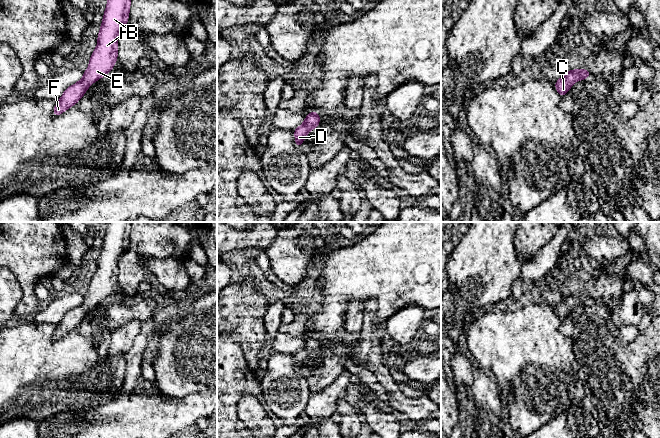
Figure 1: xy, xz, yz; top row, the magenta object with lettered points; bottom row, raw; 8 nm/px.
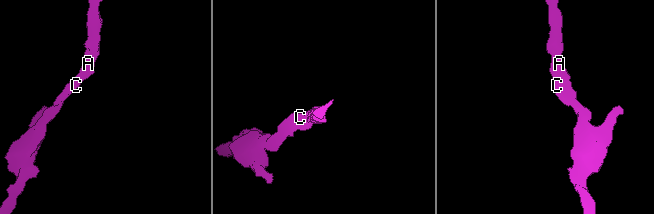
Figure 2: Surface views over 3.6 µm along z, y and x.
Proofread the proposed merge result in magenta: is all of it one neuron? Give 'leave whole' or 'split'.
leave whole

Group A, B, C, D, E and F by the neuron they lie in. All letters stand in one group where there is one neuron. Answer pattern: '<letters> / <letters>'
A B C D E F

